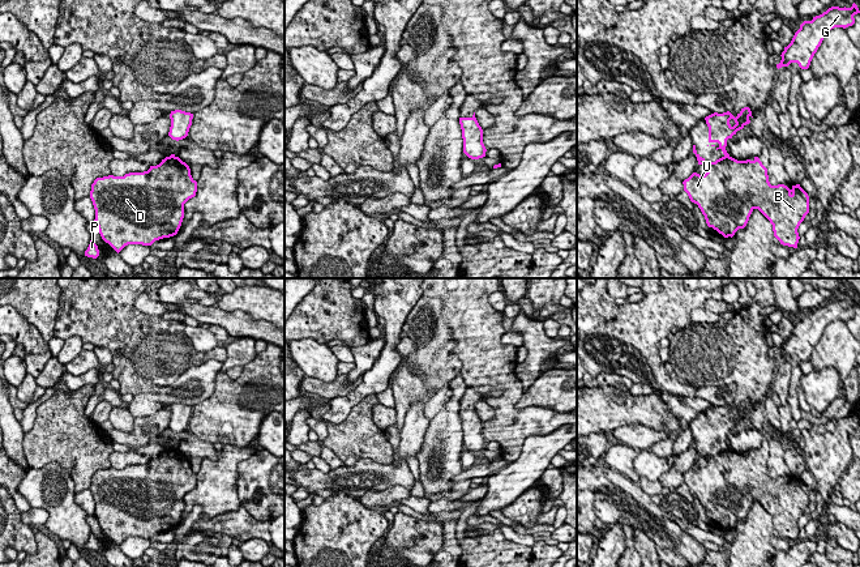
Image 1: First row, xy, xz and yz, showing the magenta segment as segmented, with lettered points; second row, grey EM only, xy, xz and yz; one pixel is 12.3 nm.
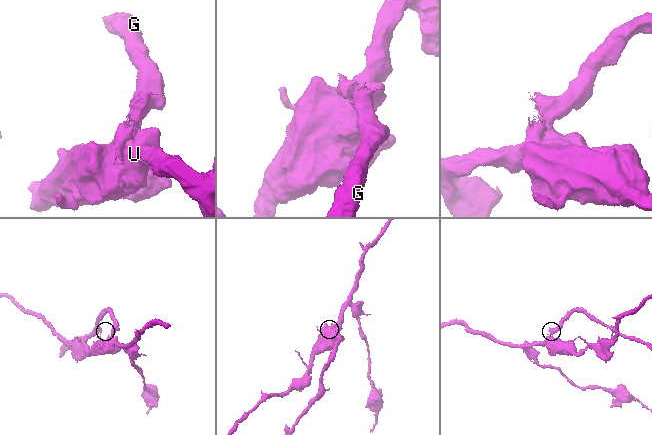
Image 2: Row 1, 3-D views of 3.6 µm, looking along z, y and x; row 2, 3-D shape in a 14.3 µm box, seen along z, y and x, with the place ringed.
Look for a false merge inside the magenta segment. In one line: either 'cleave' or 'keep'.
cleave

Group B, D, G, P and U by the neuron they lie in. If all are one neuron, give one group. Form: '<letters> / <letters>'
B D P U / G

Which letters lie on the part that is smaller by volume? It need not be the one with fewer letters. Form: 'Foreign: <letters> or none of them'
Foreign: G

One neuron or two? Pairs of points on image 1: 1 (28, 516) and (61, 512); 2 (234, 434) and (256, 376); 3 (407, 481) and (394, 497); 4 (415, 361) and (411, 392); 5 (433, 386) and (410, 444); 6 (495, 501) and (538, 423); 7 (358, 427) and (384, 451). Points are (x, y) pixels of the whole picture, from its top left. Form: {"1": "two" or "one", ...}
{"1": "two", "2": "one", "3": "two", "4": "one", "5": "one", "6": "two", "7": "one"}

